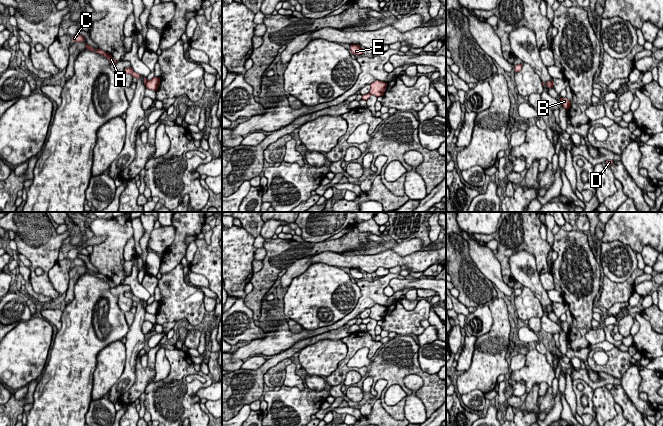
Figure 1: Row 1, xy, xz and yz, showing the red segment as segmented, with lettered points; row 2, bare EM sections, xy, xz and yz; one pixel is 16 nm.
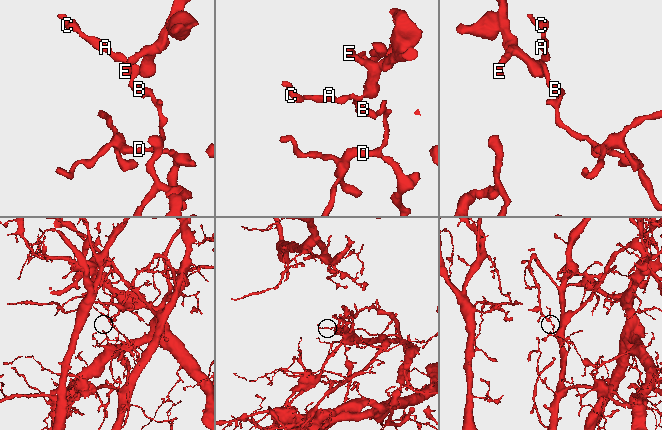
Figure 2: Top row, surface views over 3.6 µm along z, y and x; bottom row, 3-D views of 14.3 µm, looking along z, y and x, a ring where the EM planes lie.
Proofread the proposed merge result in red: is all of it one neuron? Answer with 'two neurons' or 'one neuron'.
two neurons

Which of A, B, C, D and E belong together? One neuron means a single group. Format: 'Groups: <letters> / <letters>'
Groups: A B C D / E

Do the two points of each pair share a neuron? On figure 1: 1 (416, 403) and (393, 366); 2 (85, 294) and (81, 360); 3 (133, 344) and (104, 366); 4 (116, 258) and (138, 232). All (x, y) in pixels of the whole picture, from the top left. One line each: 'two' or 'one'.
1: two
2: one
3: two
4: two

